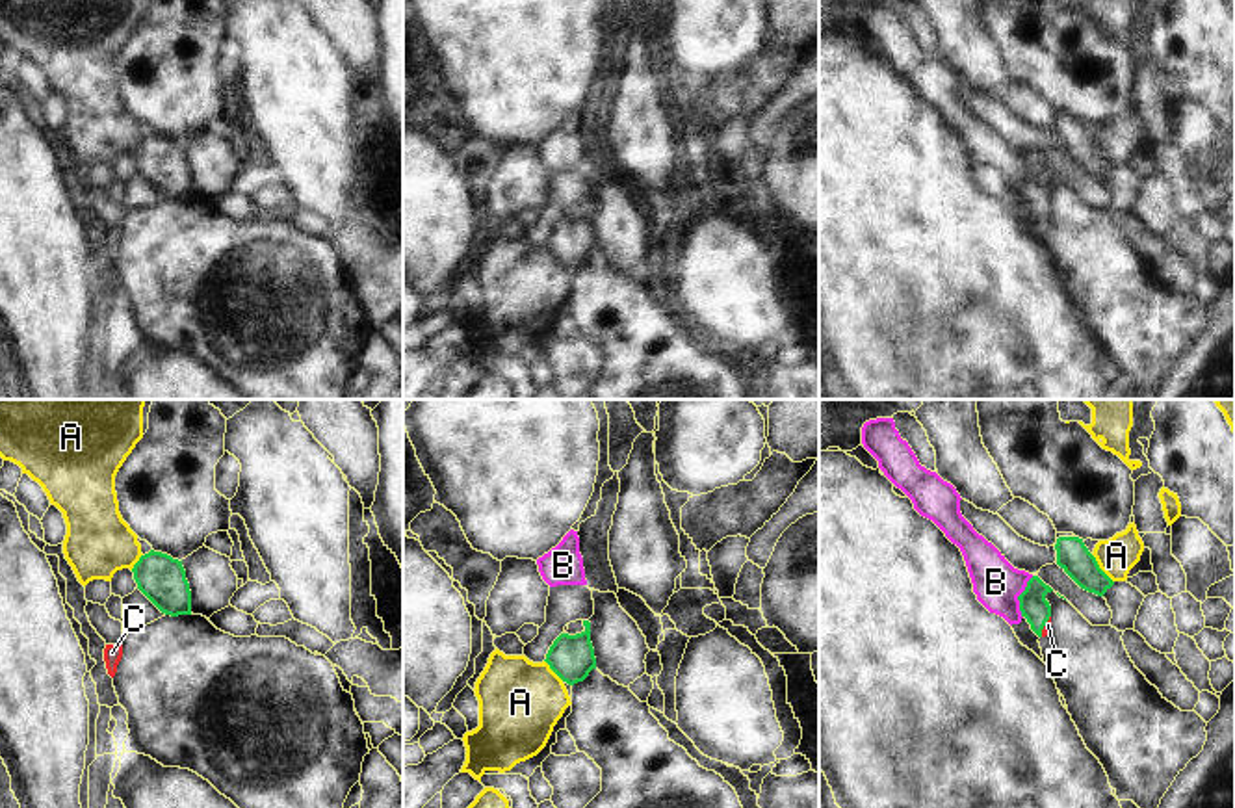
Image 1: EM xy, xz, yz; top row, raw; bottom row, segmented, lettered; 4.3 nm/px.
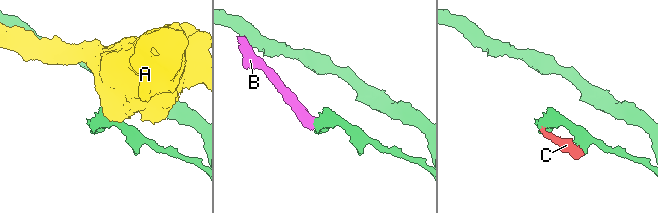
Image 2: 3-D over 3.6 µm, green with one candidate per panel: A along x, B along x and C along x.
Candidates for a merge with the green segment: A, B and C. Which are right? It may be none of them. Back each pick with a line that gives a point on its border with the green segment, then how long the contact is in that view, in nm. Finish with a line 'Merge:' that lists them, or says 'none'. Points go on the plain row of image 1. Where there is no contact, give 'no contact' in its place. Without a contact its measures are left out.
B: yz (1018, 181) | 190 nm
C: yz (1044, 208) | 100 nm
Merge: B, C

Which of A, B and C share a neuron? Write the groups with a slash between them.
A / B C

